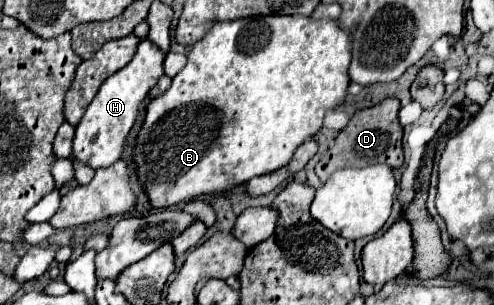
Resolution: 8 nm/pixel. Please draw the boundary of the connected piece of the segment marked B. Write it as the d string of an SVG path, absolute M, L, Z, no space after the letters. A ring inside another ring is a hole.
M254 16L254 18L216 22L206 32L206 36L190 48L188 62L184 70L172 78L170 88L158 98L150 100L150 104L146 106L144 124L136 136L132 160L136 164L140 186L148 194L150 206L162 210L180 202L190 202L198 196L212 196L212 194L228 192L238 184L246 184L254 176L262 176L268 172L276 172L276 168L284 168L288 160L292 160L296 148L322 128L322 120L326 112L334 110L336 106L344 102L346 90L350 84L350 78L348 78L350 56L352 56L350 54L350 30L340 28L340 24L334 20L312 20L312 18L302 18L302 16Z

